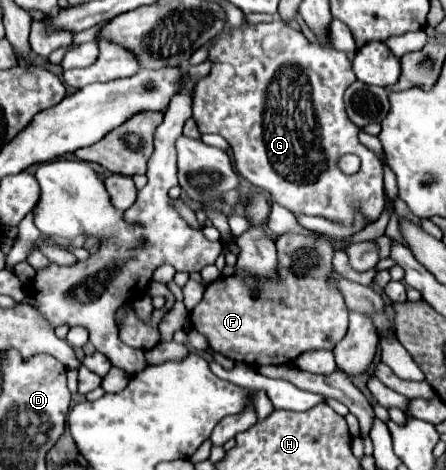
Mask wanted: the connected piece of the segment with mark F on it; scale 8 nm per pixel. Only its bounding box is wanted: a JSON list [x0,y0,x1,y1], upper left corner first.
[190,233,348,365]

